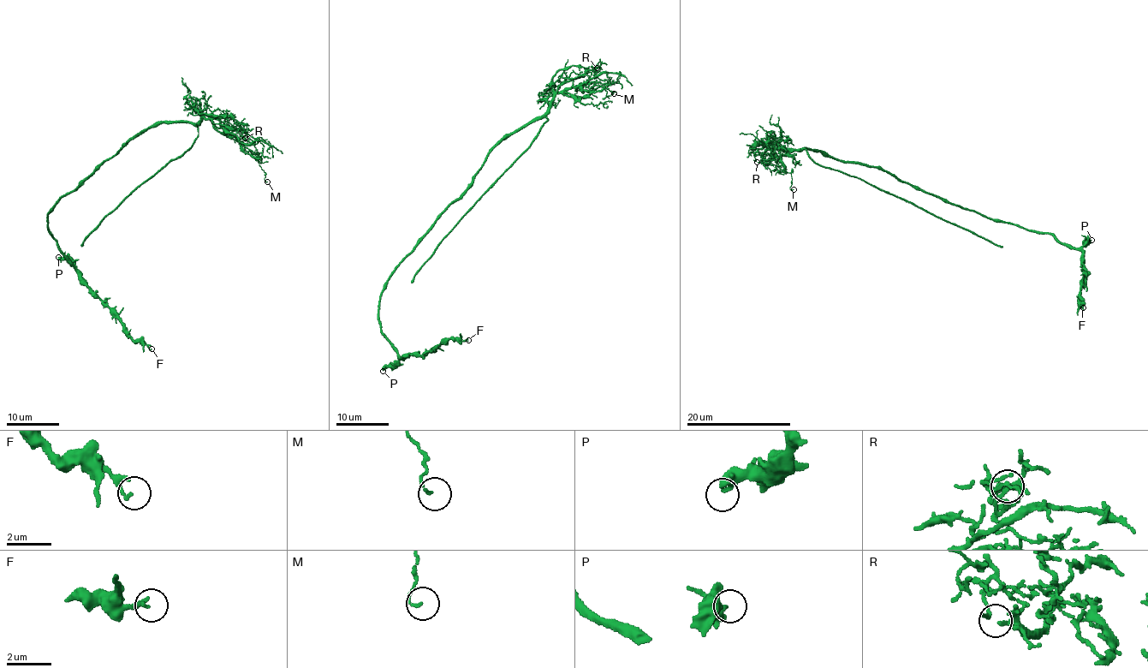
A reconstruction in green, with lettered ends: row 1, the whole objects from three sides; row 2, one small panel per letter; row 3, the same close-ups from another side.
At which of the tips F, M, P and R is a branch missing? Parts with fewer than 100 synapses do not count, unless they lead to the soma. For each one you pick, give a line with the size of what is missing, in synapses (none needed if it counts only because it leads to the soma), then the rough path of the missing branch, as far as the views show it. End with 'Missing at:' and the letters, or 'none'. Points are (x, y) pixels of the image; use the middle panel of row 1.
Missing at: none

